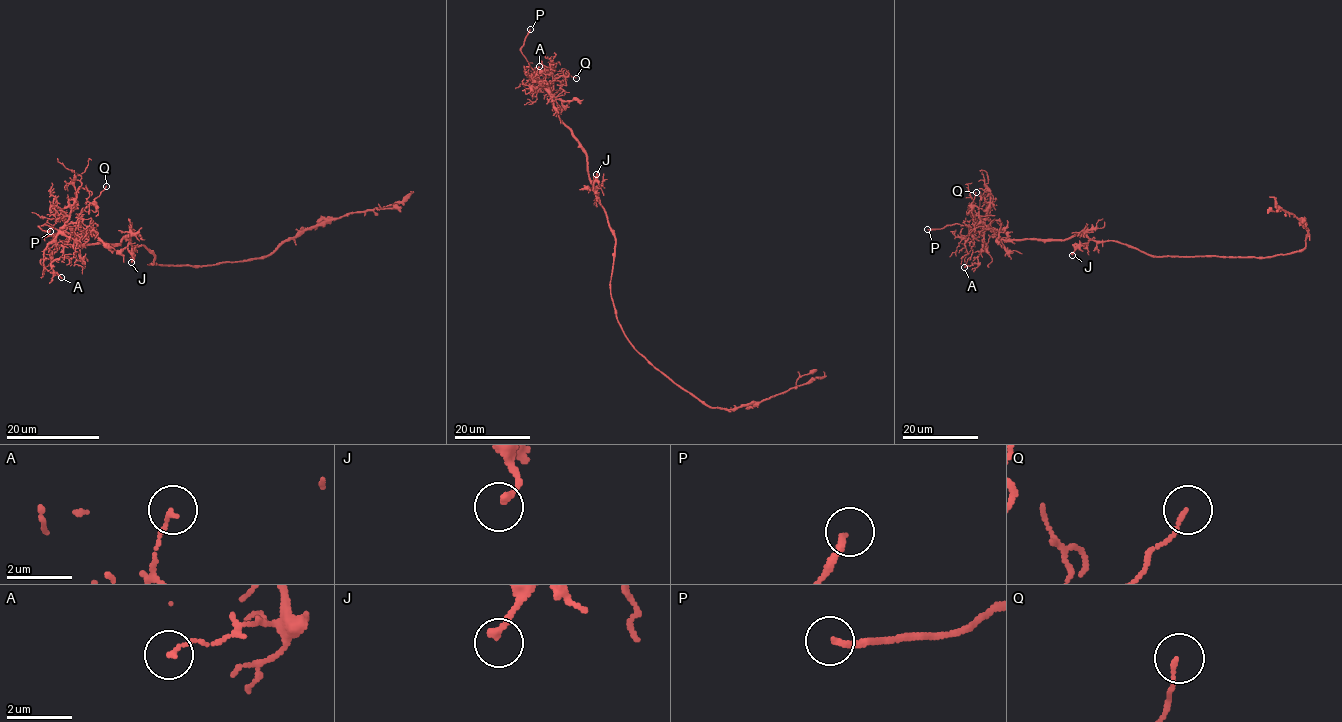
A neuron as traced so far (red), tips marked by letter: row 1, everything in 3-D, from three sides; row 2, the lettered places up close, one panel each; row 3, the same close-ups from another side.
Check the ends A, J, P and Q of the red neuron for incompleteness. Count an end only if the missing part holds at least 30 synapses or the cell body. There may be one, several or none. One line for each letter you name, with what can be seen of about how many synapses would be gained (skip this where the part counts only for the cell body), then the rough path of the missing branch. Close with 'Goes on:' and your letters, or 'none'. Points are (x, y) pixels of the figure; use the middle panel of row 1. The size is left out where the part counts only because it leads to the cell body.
Goes on: P

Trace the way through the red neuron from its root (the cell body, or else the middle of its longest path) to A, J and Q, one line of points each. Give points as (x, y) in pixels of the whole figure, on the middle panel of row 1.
A: (611, 288), (615, 237), (589, 177), (585, 151), (560, 117), (549, 88), (530, 80), (539, 66)
J: (611, 288), (615, 237), (606, 212), (593, 189), (596, 174)
Q: (611, 288), (615, 237), (589, 177), (586, 153), (560, 117), (544, 87), (563, 80), (566, 74), (576, 78)

